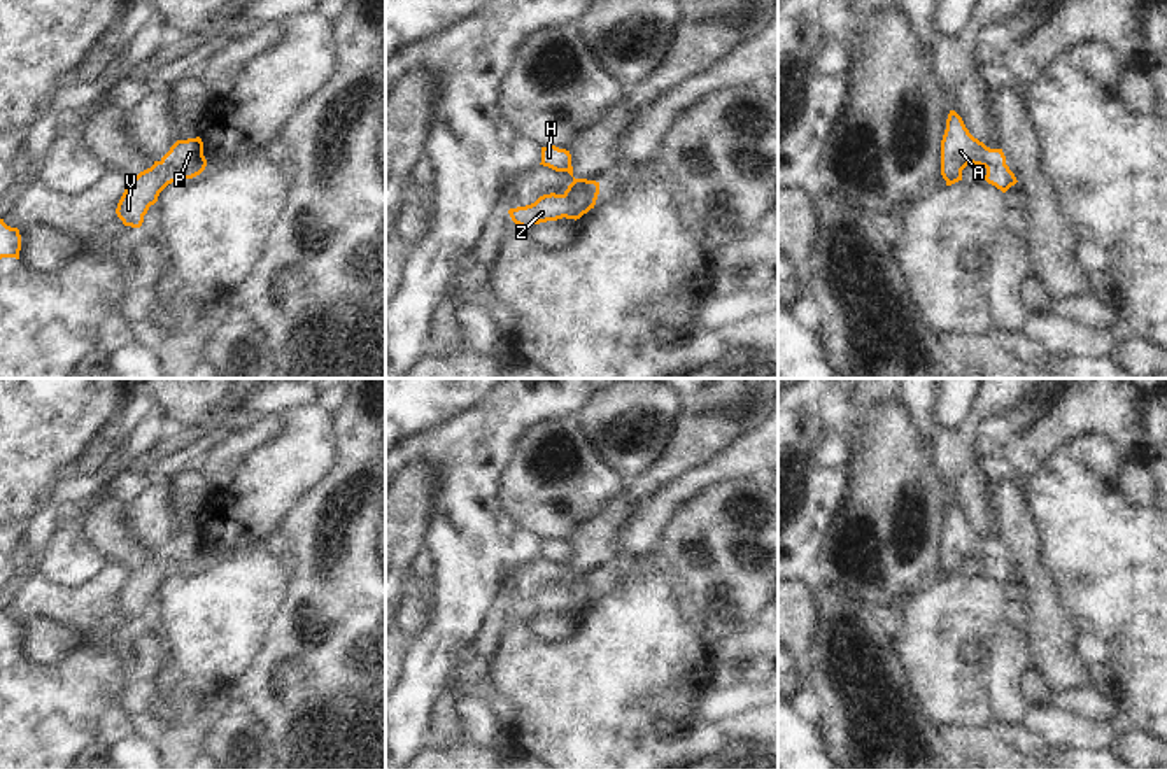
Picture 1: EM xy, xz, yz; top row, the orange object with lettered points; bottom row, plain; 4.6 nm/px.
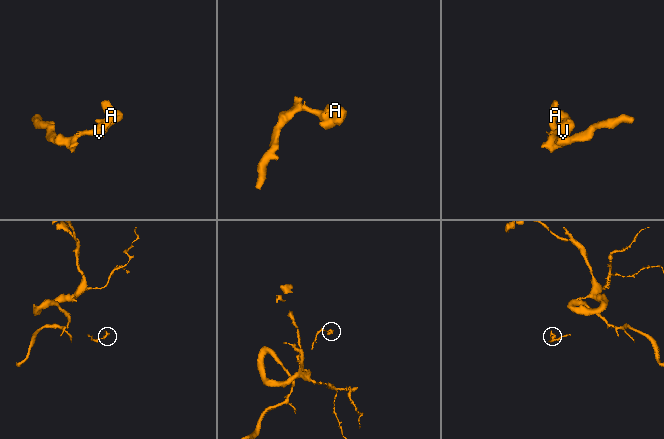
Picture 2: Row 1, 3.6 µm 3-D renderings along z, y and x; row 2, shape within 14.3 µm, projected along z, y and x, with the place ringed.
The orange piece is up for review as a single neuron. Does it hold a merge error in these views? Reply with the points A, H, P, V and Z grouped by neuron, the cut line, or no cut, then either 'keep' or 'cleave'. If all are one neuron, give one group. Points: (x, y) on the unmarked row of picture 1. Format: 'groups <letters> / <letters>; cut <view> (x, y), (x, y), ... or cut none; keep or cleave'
groups A H P V Z; cut none; keep

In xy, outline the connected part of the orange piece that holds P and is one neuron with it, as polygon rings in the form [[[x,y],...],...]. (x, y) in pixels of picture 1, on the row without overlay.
[[[200,529],[177,533],[170,543],[154,557],[128,573],[117,596],[116,606],[124,618],[140,620],[149,599],[158,594],[159,585],[172,575],[193,571],[207,559],[203,534]]]

